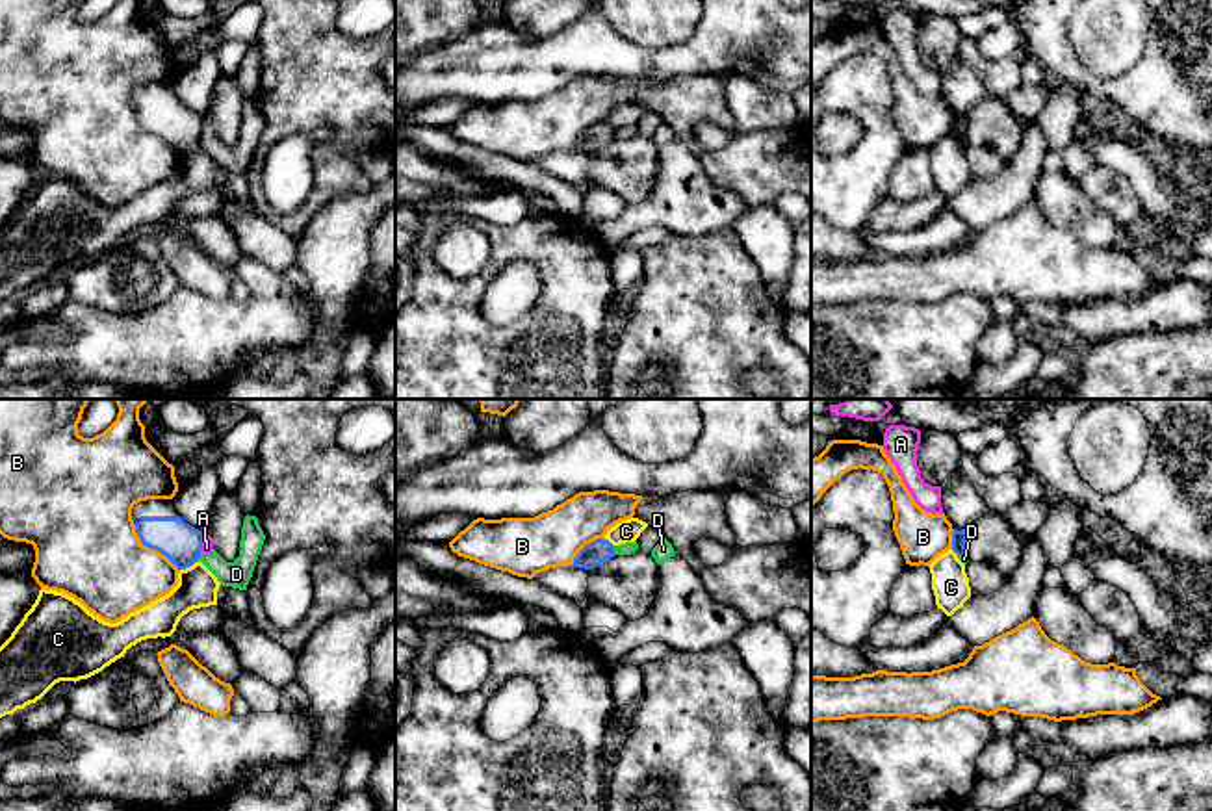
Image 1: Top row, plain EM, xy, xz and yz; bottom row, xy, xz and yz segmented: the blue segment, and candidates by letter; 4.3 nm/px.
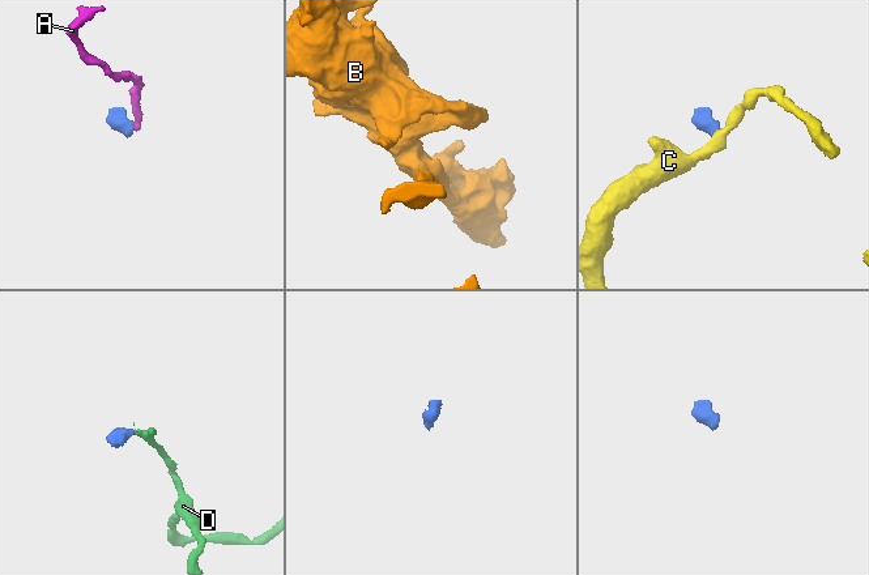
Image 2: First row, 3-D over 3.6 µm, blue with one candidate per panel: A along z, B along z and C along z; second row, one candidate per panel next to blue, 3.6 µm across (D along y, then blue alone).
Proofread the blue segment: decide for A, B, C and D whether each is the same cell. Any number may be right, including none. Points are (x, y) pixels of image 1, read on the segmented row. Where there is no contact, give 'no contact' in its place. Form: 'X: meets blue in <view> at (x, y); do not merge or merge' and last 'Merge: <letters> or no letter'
A: meets blue in xy at (203, 540); do not merge
B: meets blue in xy at (151, 548); do not merge
C: meets blue in xy at (188, 566); do not merge
D: meets blue in xz at (613, 550); do not merge
Merge: no letter

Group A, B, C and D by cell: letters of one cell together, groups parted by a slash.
A D / B / C

